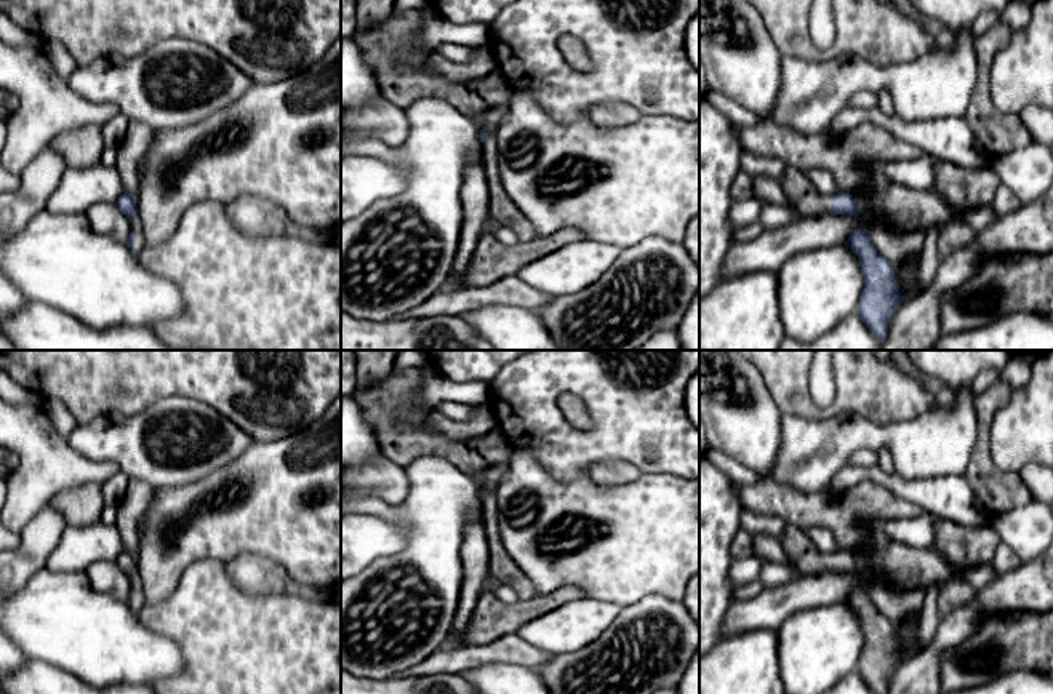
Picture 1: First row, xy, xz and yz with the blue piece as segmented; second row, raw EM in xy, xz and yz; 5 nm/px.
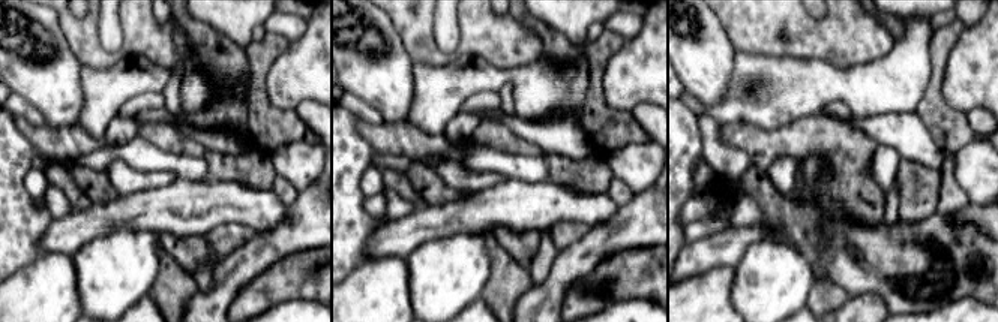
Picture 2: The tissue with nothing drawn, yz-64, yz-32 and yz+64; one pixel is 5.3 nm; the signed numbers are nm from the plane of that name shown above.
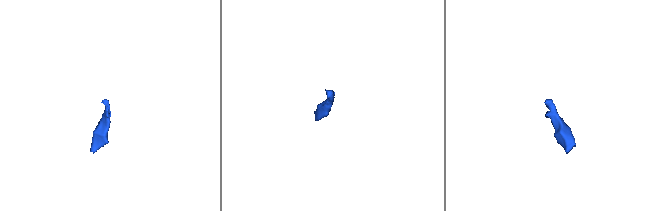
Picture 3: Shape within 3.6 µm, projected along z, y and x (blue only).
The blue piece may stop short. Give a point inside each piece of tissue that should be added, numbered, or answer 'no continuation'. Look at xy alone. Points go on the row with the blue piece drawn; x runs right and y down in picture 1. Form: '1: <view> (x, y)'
1: xy (136, 227)

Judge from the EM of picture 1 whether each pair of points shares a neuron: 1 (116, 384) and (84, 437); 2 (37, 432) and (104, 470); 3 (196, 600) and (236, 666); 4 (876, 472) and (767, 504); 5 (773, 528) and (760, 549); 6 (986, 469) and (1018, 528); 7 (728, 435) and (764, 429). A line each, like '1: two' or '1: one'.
1: two
2: one
3: one
4: two
5: two
6: two
7: one

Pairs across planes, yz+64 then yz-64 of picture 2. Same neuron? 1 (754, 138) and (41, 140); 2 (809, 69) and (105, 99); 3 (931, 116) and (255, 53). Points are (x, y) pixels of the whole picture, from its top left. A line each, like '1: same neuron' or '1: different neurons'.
1: same neuron
2: same neuron
3: same neuron

